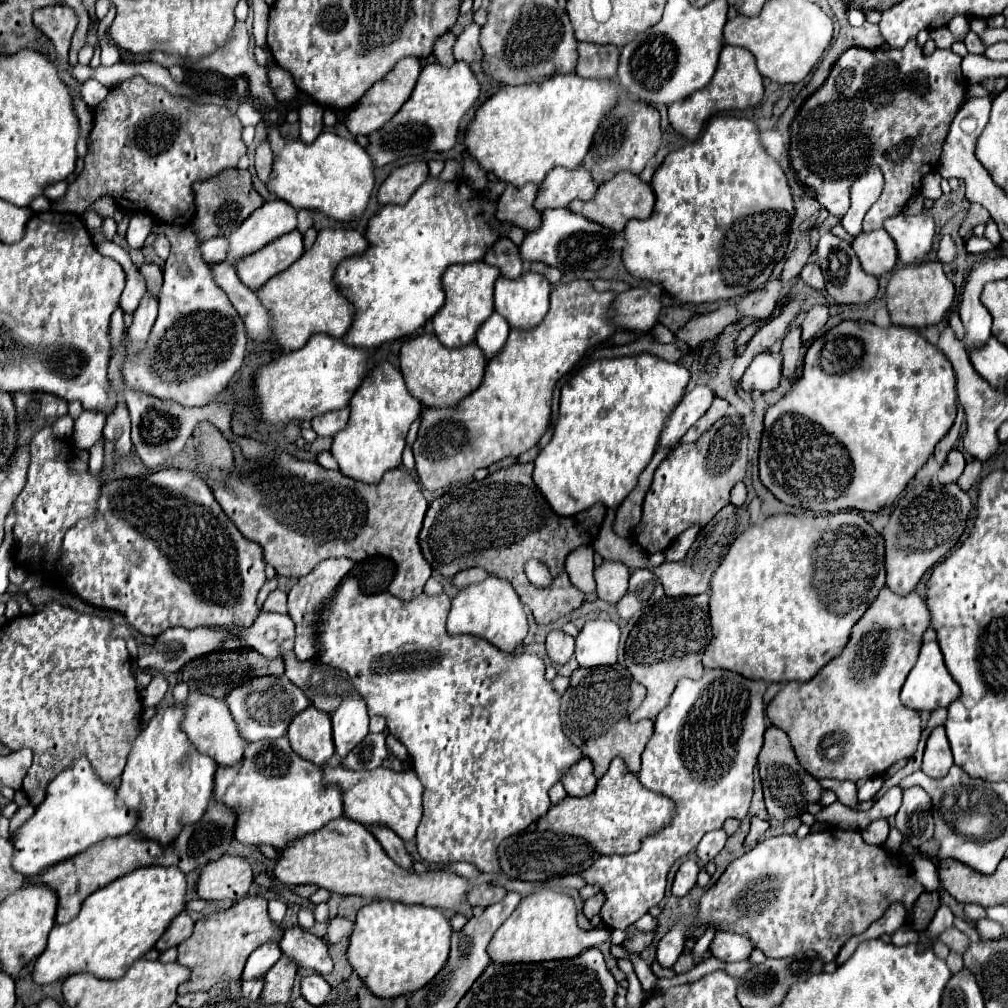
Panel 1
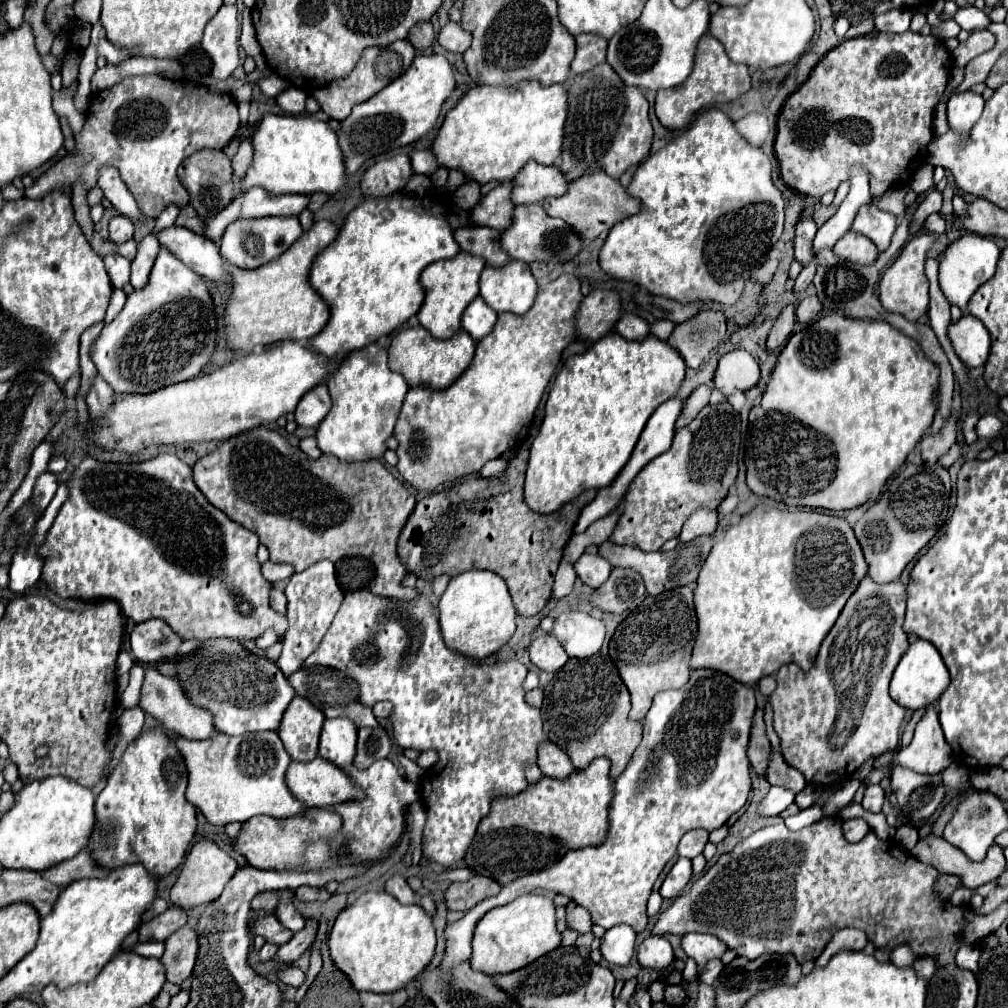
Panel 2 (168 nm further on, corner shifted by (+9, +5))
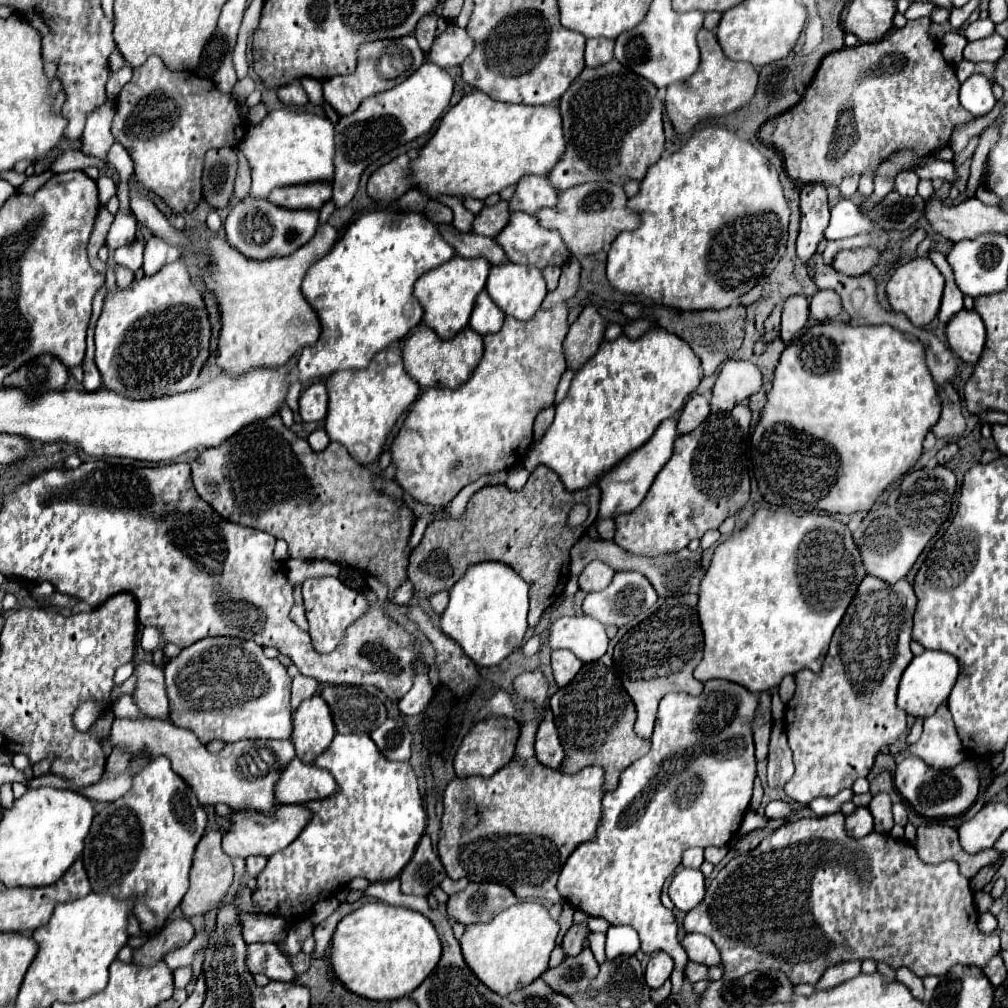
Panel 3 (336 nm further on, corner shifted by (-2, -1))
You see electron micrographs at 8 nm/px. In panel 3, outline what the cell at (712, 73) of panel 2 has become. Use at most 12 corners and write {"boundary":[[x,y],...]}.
{"boundary":[[697,35],[699,71],[667,87],[677,133],[747,105],[757,71]]}

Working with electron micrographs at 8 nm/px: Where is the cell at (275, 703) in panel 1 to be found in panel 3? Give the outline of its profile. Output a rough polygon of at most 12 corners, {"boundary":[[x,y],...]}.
{"boundary":[[243,639],[165,667],[171,719],[203,743],[289,739],[291,677]]}

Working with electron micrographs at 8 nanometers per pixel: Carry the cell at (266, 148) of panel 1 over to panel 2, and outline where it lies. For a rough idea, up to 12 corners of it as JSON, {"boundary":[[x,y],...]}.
{"boundary":[[242,141],[232,157],[232,171],[244,177],[252,163],[252,145]]}

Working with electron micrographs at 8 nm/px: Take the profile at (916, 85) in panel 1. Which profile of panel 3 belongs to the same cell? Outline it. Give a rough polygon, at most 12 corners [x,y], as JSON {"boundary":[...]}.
{"boundary":[[931,19],[827,55],[761,127],[803,185],[967,123]]}

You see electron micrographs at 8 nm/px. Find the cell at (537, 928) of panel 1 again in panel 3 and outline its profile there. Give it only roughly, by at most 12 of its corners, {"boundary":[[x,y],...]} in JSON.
{"boundary":[[525,901],[459,943],[481,983],[507,995],[549,967],[559,925]]}

